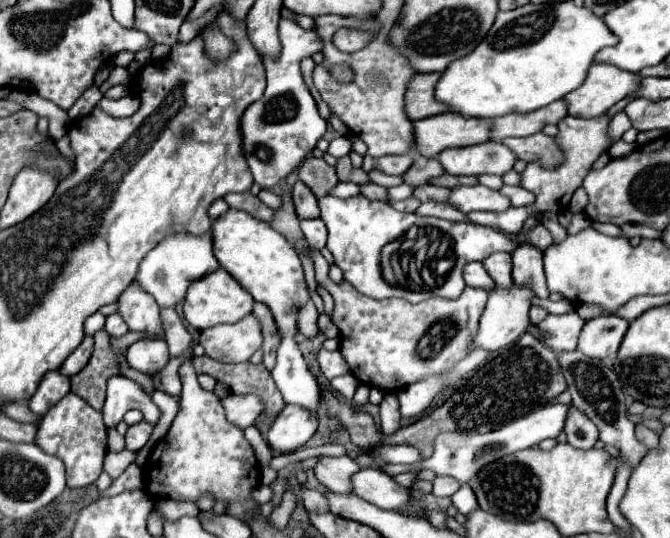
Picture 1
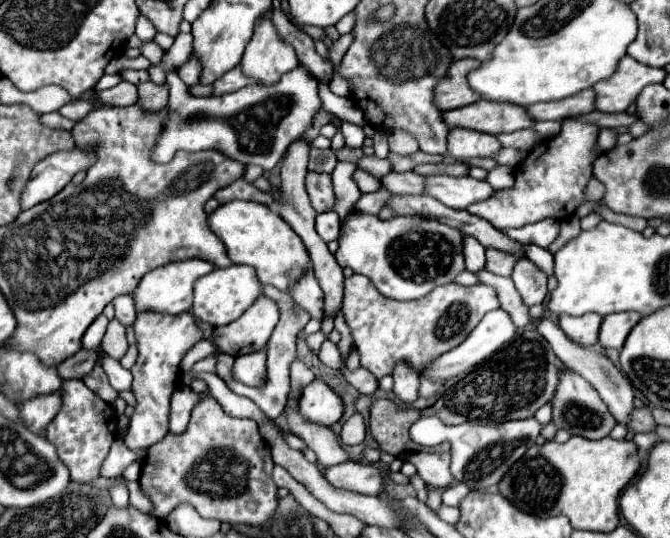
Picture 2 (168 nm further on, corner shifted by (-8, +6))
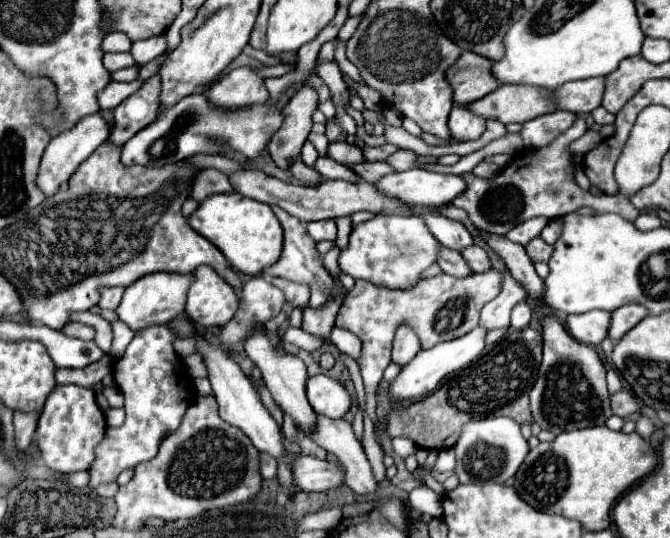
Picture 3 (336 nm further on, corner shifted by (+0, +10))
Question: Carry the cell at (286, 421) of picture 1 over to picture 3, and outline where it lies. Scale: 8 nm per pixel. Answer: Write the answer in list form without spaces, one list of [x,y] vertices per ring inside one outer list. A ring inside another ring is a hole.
[[[321,373],[307,379],[307,399],[315,413],[329,419],[341,419],[351,407],[351,397],[345,387]]]

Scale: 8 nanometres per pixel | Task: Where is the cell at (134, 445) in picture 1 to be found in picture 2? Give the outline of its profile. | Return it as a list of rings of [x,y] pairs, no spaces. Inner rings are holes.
[[[139,313],[133,327],[135,327],[139,357],[131,367],[133,373],[131,391],[137,399],[137,405],[127,435],[123,439],[131,451],[139,453],[149,449],[169,433],[169,405],[171,405],[171,395],[179,385],[179,375],[181,375],[179,363],[183,355],[203,339],[203,331],[199,329],[191,313],[181,313],[181,315]]]

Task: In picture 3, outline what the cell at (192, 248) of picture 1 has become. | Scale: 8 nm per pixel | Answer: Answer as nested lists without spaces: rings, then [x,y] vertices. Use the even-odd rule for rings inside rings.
[[[149,273],[143,275],[139,281],[131,283],[125,289],[123,301],[119,309],[115,311],[123,323],[127,323],[133,331],[143,329],[147,325],[159,325],[171,321],[171,317],[179,315],[185,311],[185,301],[187,301],[187,291],[193,283],[193,275],[183,275],[183,273]]]

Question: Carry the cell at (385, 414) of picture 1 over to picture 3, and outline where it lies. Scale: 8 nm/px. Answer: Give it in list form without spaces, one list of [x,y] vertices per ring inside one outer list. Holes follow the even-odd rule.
[[[399,327],[397,335],[395,335],[395,341],[393,341],[393,353],[391,353],[391,361],[399,367],[405,367],[413,357],[415,353],[419,351],[419,339],[415,337],[415,333],[407,327]]]

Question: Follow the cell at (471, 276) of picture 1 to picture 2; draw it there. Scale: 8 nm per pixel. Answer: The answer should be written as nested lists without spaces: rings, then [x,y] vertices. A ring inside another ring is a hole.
[[[465,235],[463,239],[463,257],[467,271],[481,271],[485,267],[485,247],[475,239]]]

